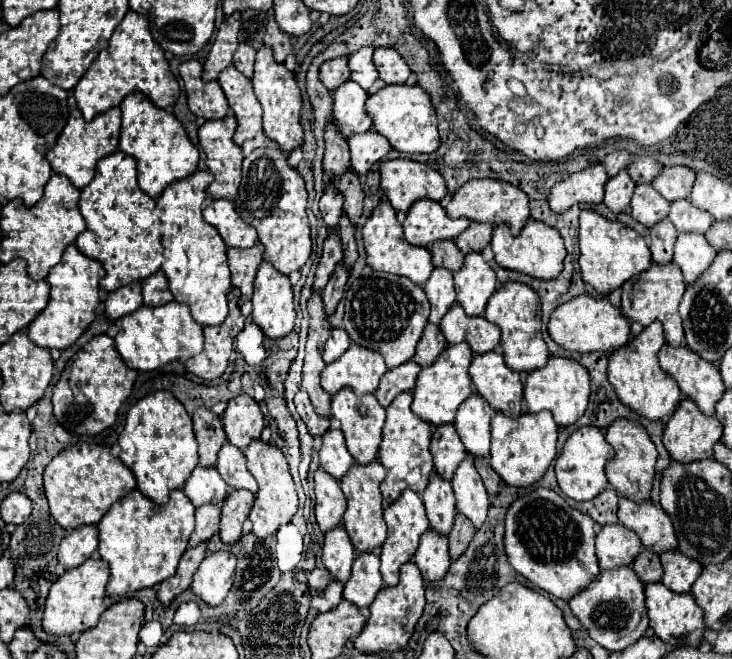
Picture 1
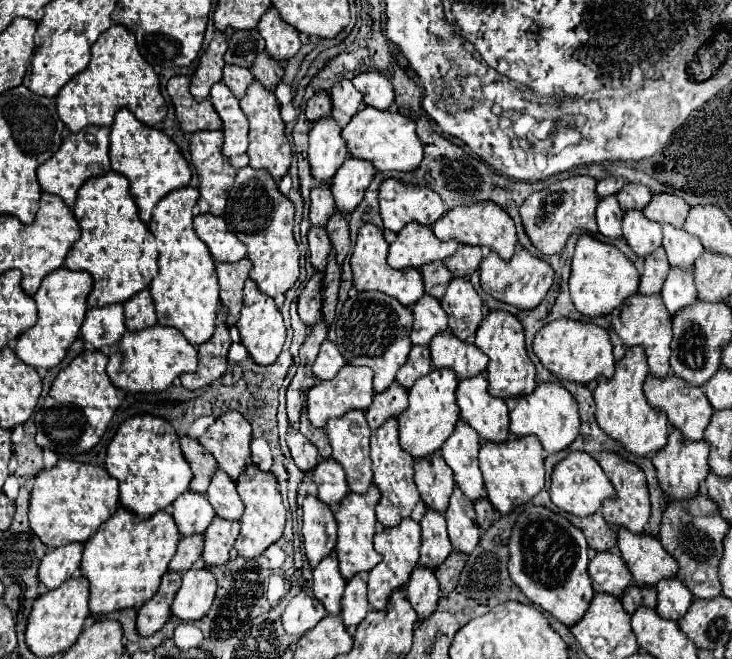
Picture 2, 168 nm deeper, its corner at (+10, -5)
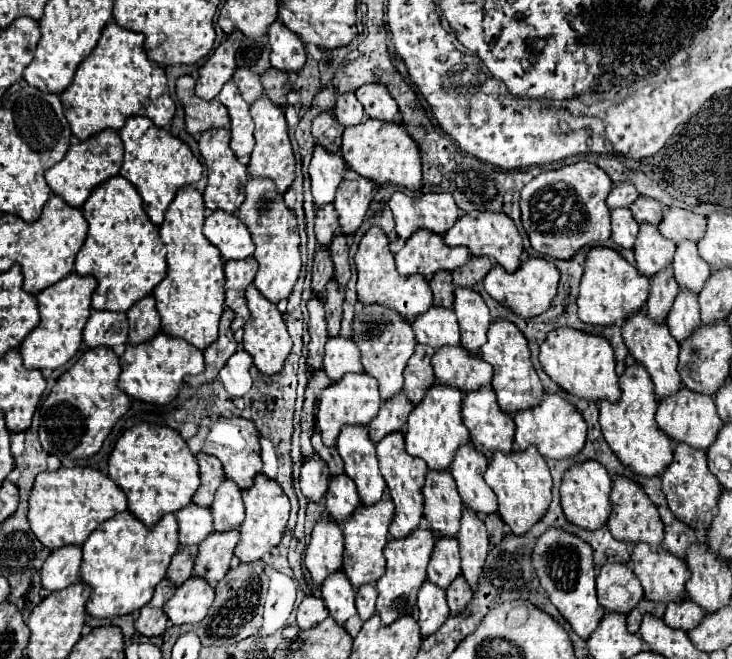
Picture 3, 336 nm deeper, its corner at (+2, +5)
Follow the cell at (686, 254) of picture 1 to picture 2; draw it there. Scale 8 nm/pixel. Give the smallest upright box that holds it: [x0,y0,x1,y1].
[662,270,696,314]

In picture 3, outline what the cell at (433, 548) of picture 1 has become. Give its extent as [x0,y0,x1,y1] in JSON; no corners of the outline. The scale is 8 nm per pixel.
[418,582,448,636]

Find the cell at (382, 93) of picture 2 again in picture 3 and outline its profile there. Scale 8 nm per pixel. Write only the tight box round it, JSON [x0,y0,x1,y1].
[356,82,398,120]

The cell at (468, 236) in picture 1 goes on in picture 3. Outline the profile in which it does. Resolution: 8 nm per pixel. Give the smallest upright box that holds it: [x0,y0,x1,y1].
[452,256,492,288]

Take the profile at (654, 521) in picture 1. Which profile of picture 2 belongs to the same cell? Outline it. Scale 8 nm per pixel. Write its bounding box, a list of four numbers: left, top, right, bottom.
[618,530,678,586]

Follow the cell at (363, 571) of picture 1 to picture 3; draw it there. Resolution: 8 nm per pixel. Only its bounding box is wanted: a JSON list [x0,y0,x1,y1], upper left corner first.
[356,584,378,620]

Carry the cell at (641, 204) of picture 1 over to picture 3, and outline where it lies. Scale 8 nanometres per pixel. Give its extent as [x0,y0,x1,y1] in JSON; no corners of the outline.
[634,222,676,276]

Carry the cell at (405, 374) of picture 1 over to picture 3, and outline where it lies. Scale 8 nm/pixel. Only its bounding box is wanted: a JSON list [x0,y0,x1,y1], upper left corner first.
[368,392,414,442]

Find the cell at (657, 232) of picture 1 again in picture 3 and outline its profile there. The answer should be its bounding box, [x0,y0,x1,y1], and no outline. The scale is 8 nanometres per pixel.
[646,266,678,322]

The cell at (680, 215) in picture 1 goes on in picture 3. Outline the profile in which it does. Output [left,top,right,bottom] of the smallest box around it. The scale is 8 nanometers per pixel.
[672,240,712,292]

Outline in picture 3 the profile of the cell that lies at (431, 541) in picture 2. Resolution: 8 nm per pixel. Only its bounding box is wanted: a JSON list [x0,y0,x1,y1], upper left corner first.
[428,536,460,588]

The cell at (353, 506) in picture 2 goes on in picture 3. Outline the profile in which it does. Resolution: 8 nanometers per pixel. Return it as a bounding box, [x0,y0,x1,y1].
[342,498,394,588]

